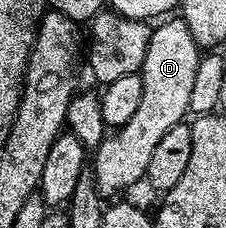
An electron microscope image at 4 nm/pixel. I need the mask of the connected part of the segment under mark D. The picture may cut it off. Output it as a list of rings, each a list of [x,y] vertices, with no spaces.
[[[179,16],[161,21],[160,27],[153,29],[146,48],[144,65],[138,71],[142,80],[142,100],[138,112],[126,120],[124,126],[109,133],[99,146],[95,147],[96,159],[91,159],[90,170],[96,179],[96,188],[101,195],[116,194],[148,173],[150,156],[158,145],[158,140],[174,128],[174,124],[185,121],[190,114],[190,91],[198,64],[202,57],[202,47],[190,34],[190,28]]]

